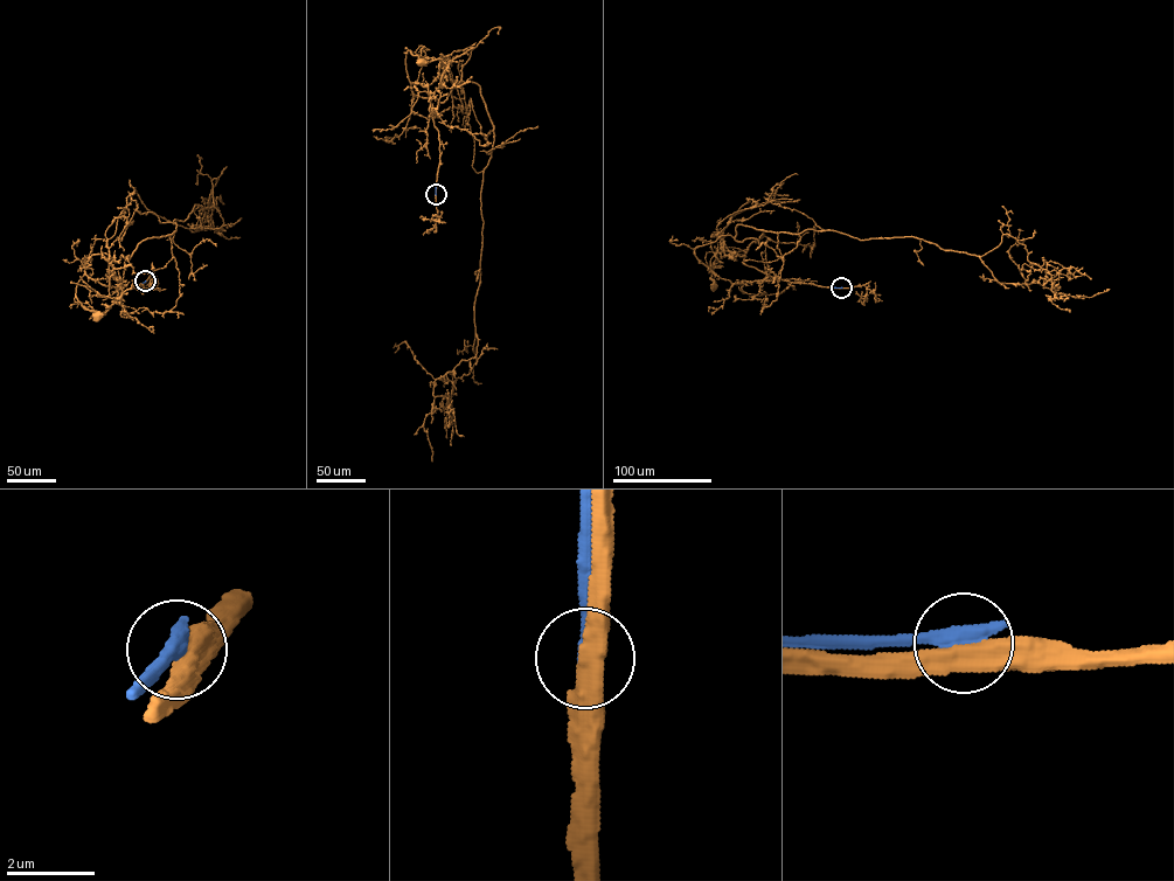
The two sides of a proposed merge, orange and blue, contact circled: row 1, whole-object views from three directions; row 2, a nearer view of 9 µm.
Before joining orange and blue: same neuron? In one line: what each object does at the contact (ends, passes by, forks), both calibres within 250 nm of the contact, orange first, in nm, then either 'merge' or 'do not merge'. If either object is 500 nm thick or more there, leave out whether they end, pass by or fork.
calibres 500 and 500 nm; do not merge

